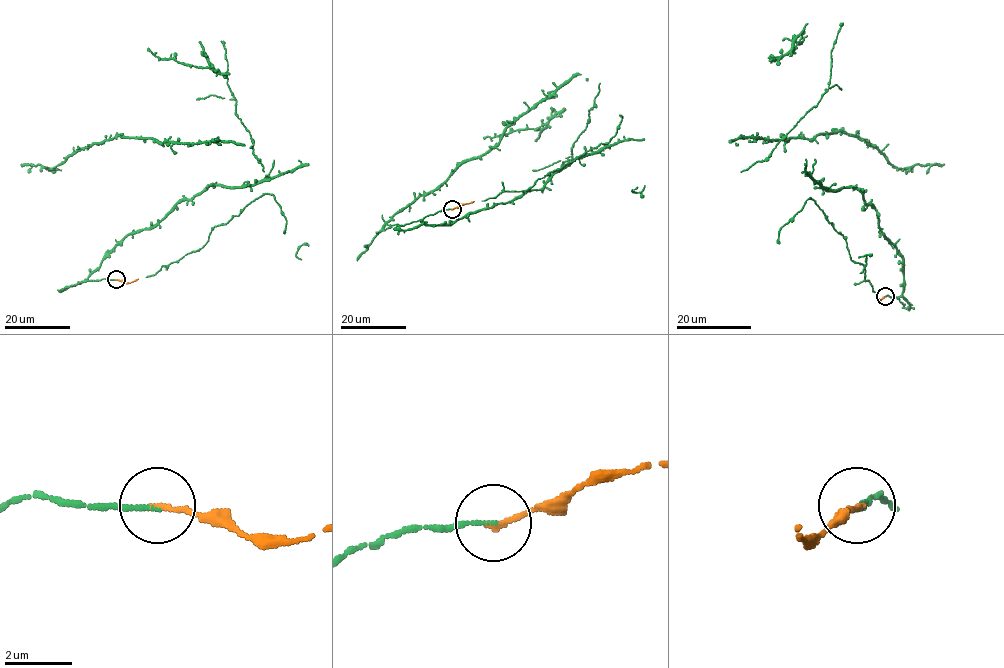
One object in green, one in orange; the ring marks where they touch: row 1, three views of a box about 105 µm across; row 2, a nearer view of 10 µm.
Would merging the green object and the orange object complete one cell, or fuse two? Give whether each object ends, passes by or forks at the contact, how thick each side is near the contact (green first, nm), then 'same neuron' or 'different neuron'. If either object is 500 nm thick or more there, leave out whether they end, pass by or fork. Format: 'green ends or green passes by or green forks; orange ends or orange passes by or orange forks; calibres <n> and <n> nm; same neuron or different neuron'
green ends; orange ends; calibres 130 and 170 nm; same neuron

